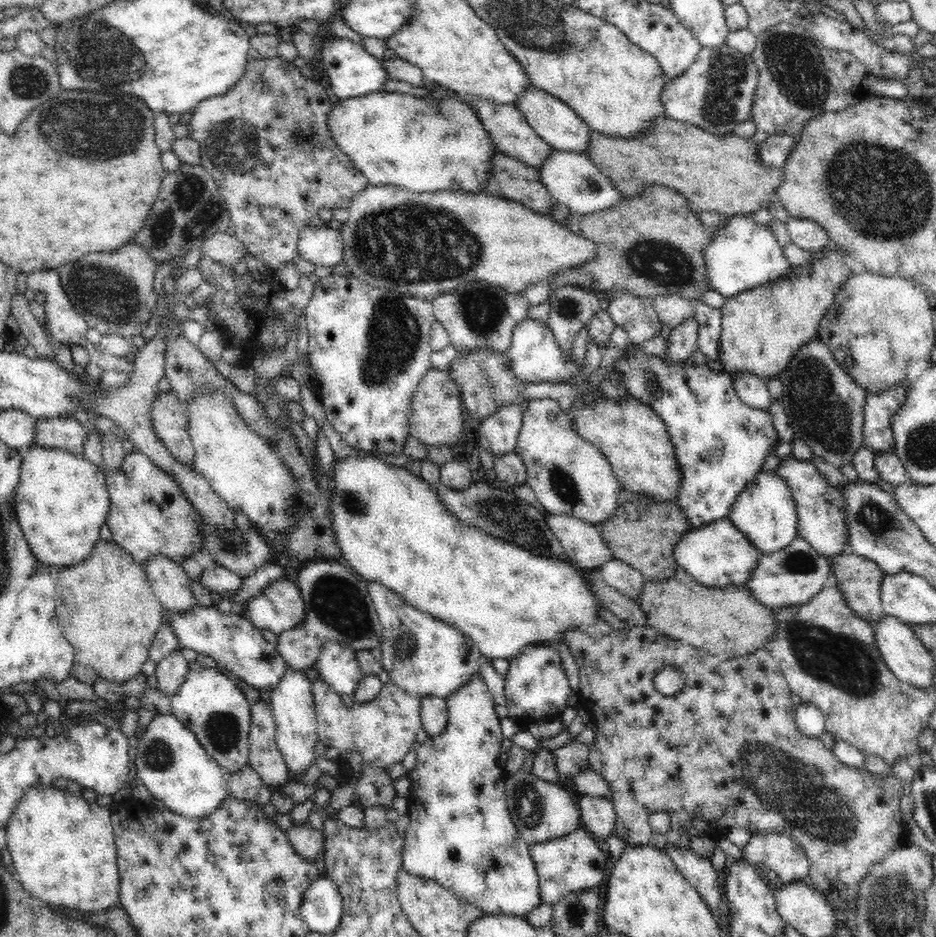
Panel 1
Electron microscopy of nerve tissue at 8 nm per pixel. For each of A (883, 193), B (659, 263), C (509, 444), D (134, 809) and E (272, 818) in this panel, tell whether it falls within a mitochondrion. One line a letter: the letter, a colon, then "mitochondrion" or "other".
A: mitochondrion
B: mitochondrion
C: other
D: other
E: other

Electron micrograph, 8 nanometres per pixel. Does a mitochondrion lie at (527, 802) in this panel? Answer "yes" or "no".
yes

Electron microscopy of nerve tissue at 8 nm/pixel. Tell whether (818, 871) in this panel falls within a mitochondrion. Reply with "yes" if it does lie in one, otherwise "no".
no

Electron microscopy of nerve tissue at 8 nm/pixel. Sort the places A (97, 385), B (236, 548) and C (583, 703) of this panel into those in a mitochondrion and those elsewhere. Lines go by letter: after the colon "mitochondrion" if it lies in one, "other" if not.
A: other
B: mitochondrion
C: other

